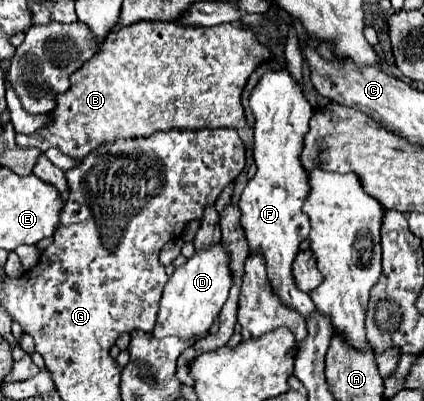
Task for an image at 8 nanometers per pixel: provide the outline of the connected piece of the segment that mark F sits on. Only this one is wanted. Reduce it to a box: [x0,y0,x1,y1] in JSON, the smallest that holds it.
[239,68,317,318]

